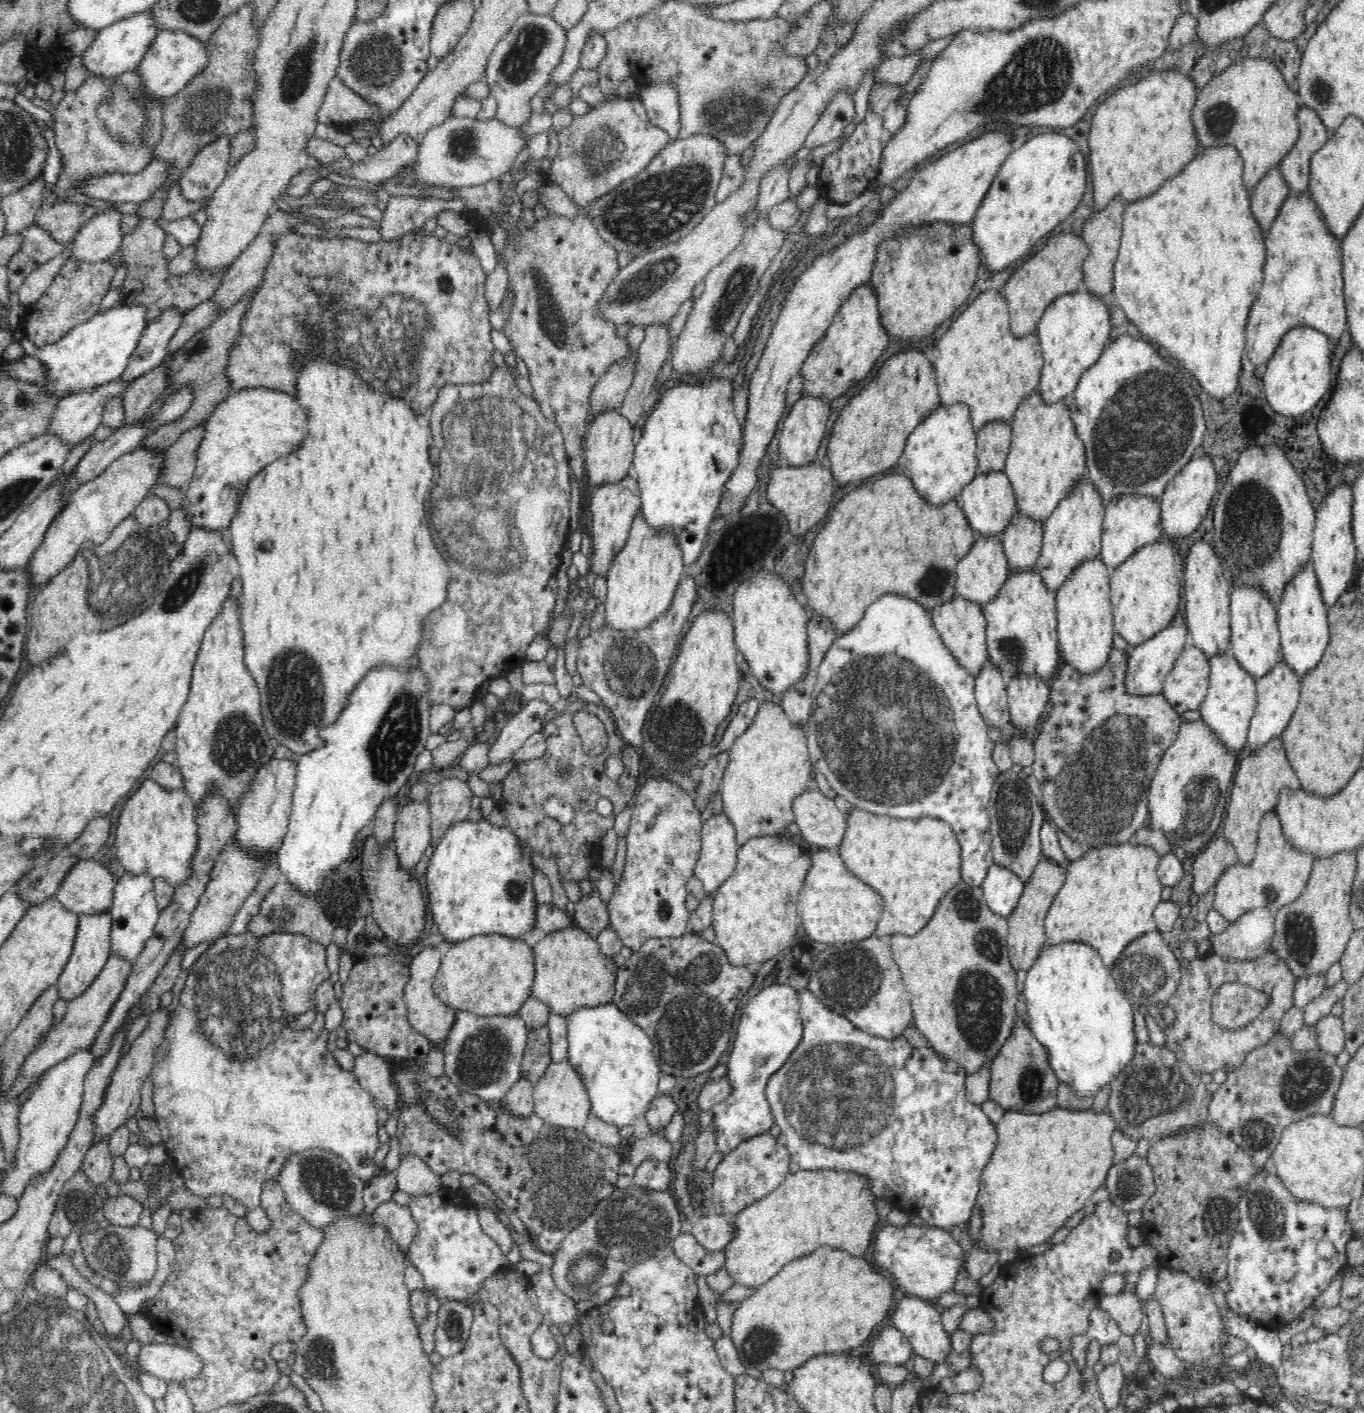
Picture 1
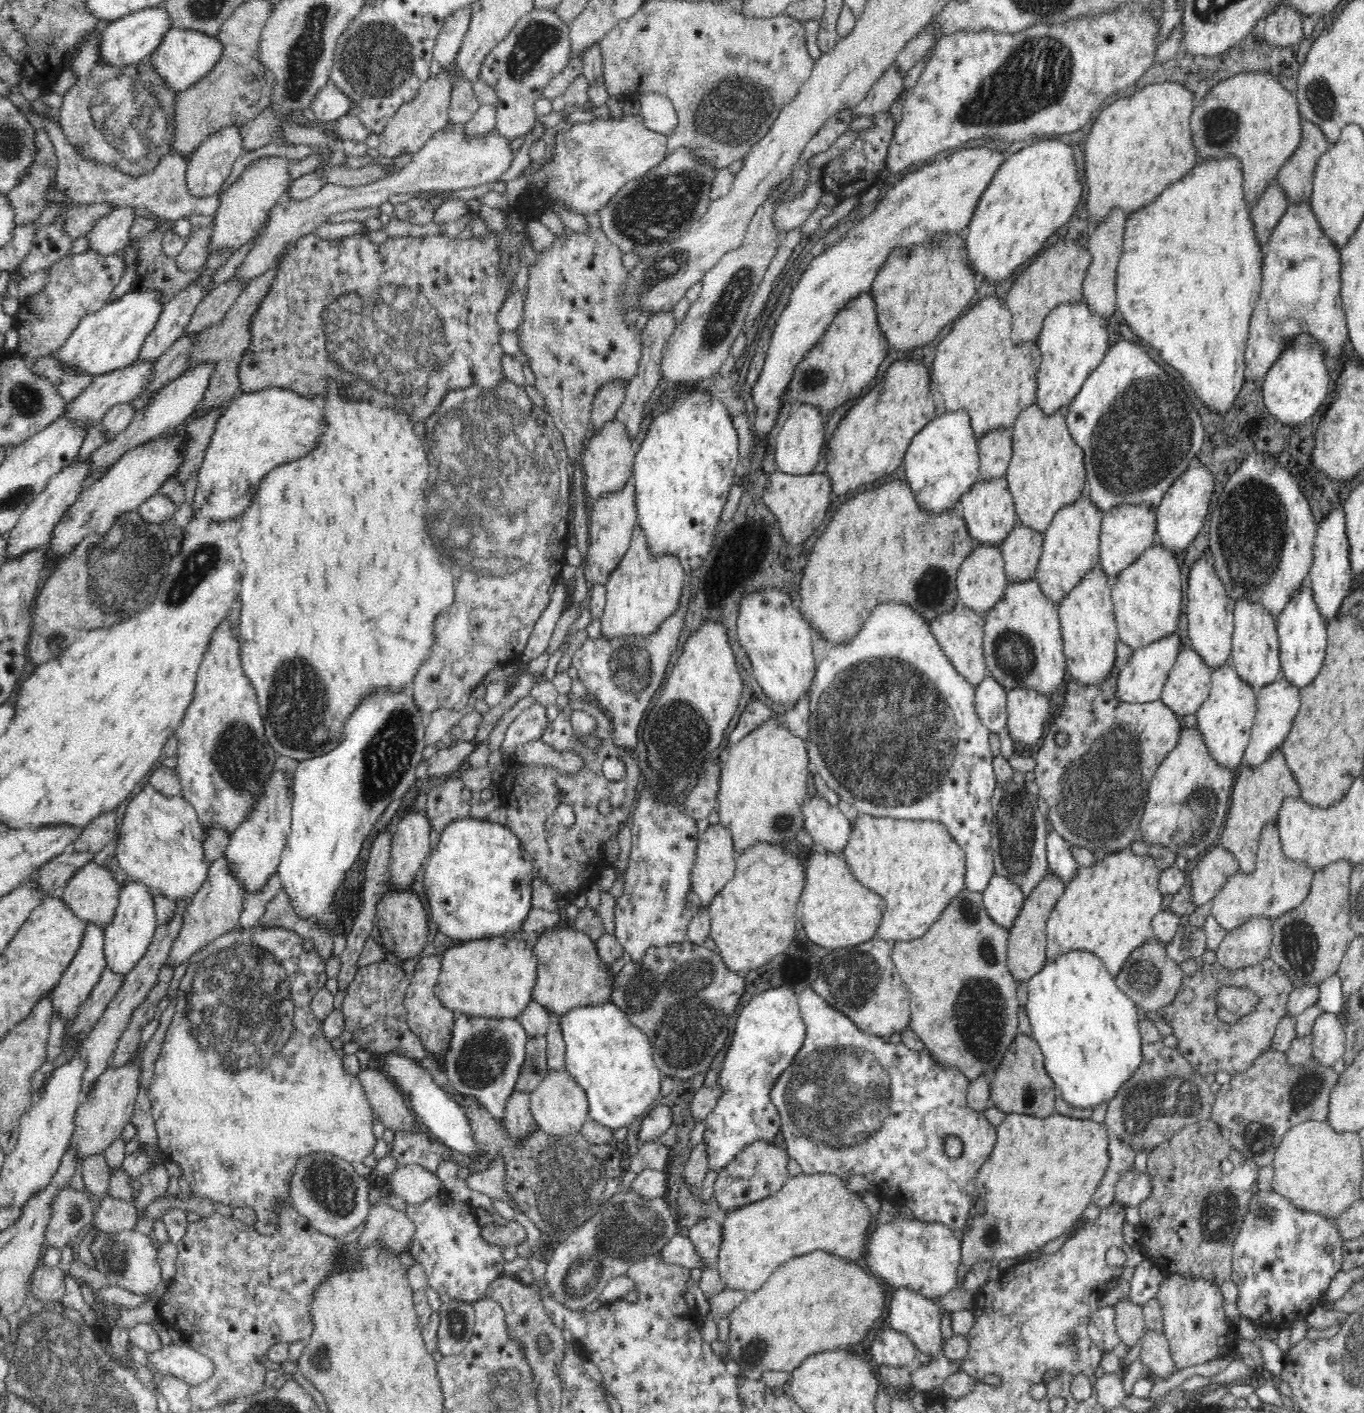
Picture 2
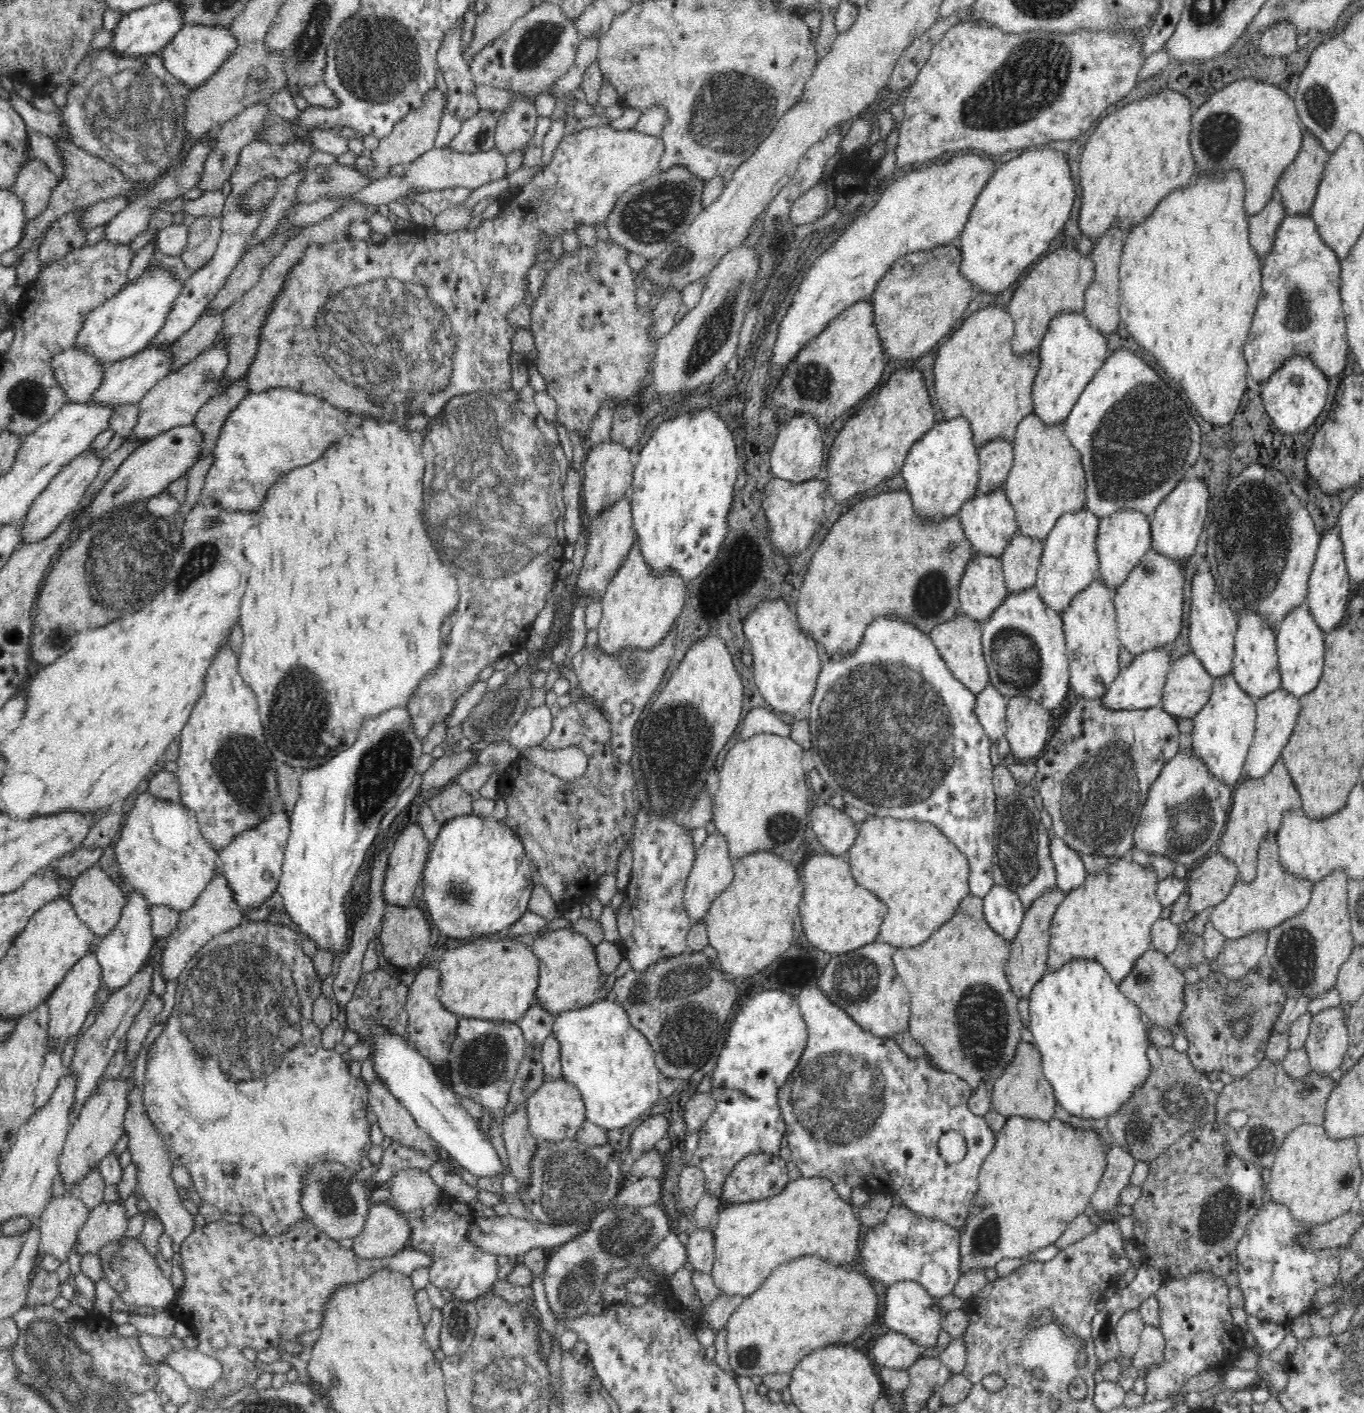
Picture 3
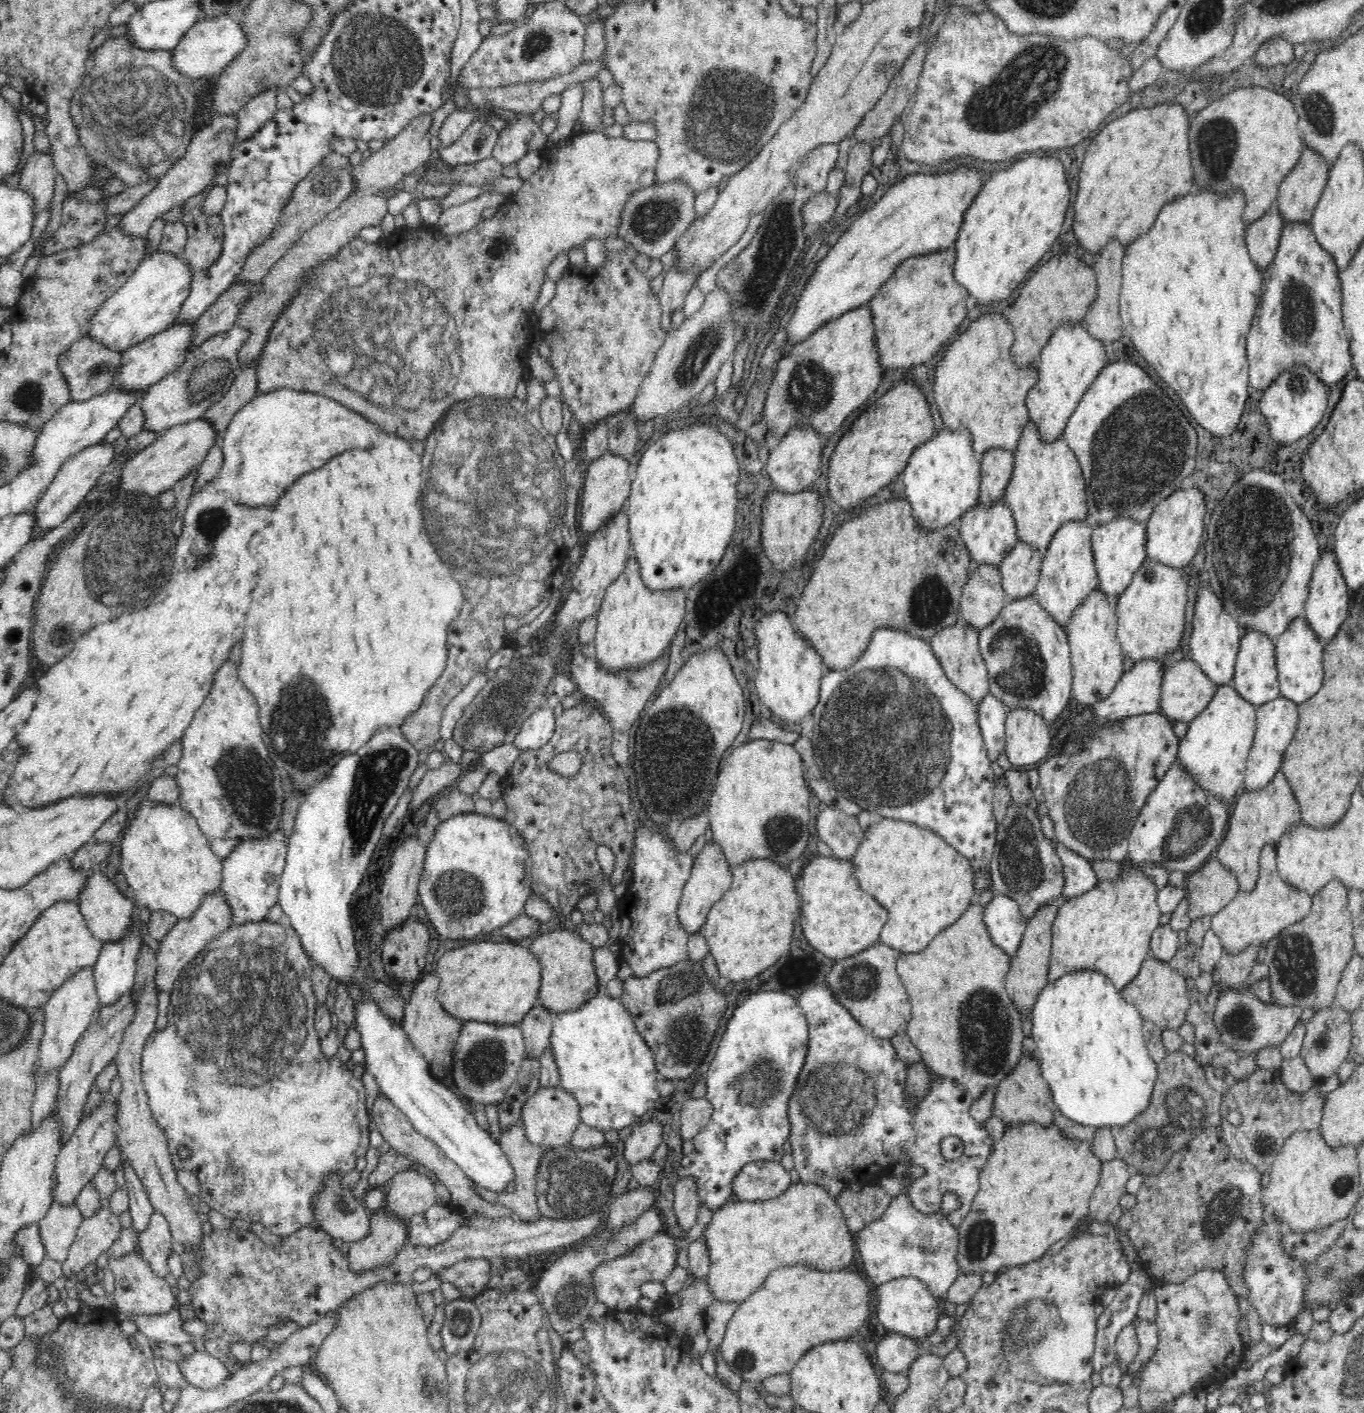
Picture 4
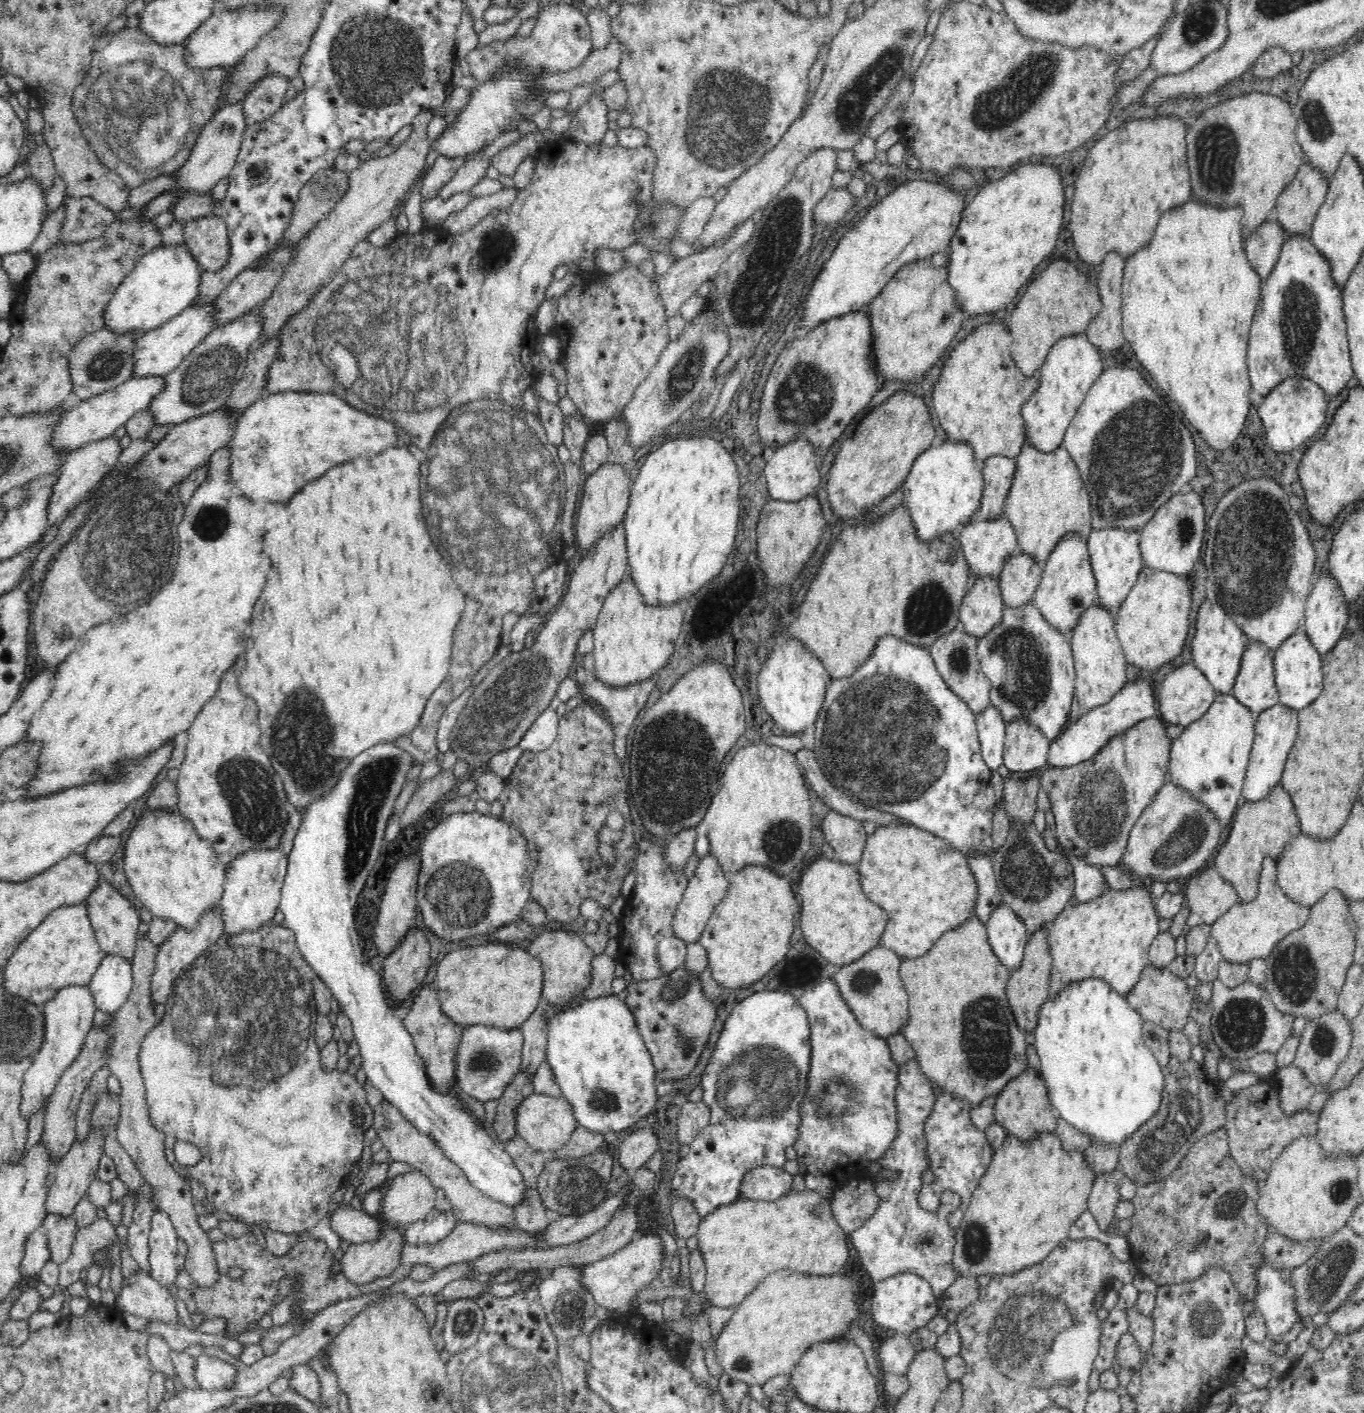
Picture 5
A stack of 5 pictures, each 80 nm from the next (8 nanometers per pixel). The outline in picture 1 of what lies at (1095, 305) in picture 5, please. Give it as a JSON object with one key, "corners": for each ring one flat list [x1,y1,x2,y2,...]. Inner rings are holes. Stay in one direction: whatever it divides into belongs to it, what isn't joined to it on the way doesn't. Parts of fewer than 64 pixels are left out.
{"corners":[[1060,233,1052,238,1045,238,1048,242,1044,244,1044,248,1040,248,1030,260,1022,264,1016,272,1006,281,1004,288,1004,299,1009,309,1009,322,1011,325,1011,334,1014,338,1026,336,1037,332,1039,320,1046,308,1060,296,1076,293,1076,290,1083,288,1083,265,1089,256,1089,249,1084,240,1080,236]]}

